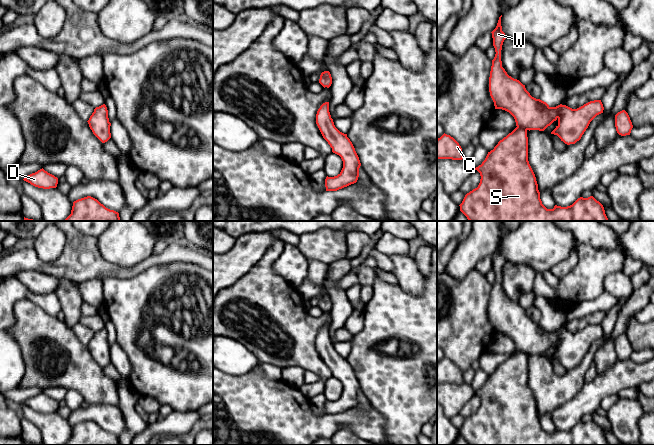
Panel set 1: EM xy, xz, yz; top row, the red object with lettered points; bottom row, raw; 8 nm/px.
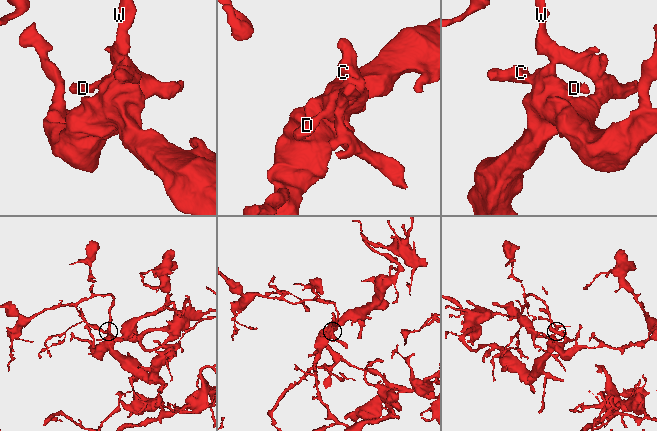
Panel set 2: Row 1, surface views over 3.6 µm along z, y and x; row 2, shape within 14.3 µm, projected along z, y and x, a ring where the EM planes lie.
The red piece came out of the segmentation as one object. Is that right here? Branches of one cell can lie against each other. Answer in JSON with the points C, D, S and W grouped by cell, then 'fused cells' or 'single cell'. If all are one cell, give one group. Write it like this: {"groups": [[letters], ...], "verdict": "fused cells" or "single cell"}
{"groups": [["C", "D", "S", "W"]], "verdict": "single cell"}

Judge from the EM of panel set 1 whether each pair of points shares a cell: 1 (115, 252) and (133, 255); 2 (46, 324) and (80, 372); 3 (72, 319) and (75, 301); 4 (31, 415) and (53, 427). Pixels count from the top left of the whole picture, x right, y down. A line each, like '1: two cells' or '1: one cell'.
1: one cell
2: one cell
3: one cell
4: one cell

